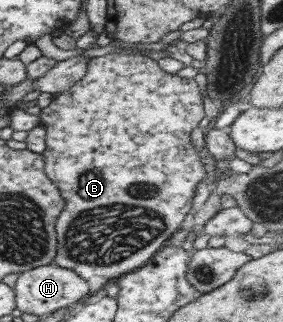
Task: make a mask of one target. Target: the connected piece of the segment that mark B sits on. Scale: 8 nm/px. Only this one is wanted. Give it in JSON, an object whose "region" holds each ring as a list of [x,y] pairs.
{"region":[[[111,54],[101,55],[89,59],[85,76],[73,86],[63,91],[60,95],[53,95],[50,103],[41,108],[38,119],[41,126],[45,128],[44,148],[42,155],[45,175],[55,184],[55,188],[65,201],[63,211],[59,213],[54,228],[56,231],[57,253],[53,259],[59,267],[74,271],[81,279],[88,280],[89,277],[99,276],[108,279],[108,283],[114,277],[122,276],[131,270],[141,267],[159,248],[170,239],[172,233],[183,227],[185,214],[191,208],[191,201],[195,193],[195,185],[205,179],[205,168],[199,162],[200,148],[193,145],[190,140],[191,131],[197,127],[204,117],[202,100],[199,87],[193,79],[180,79],[177,75],[169,75],[159,68],[157,61],[137,54]]]}

